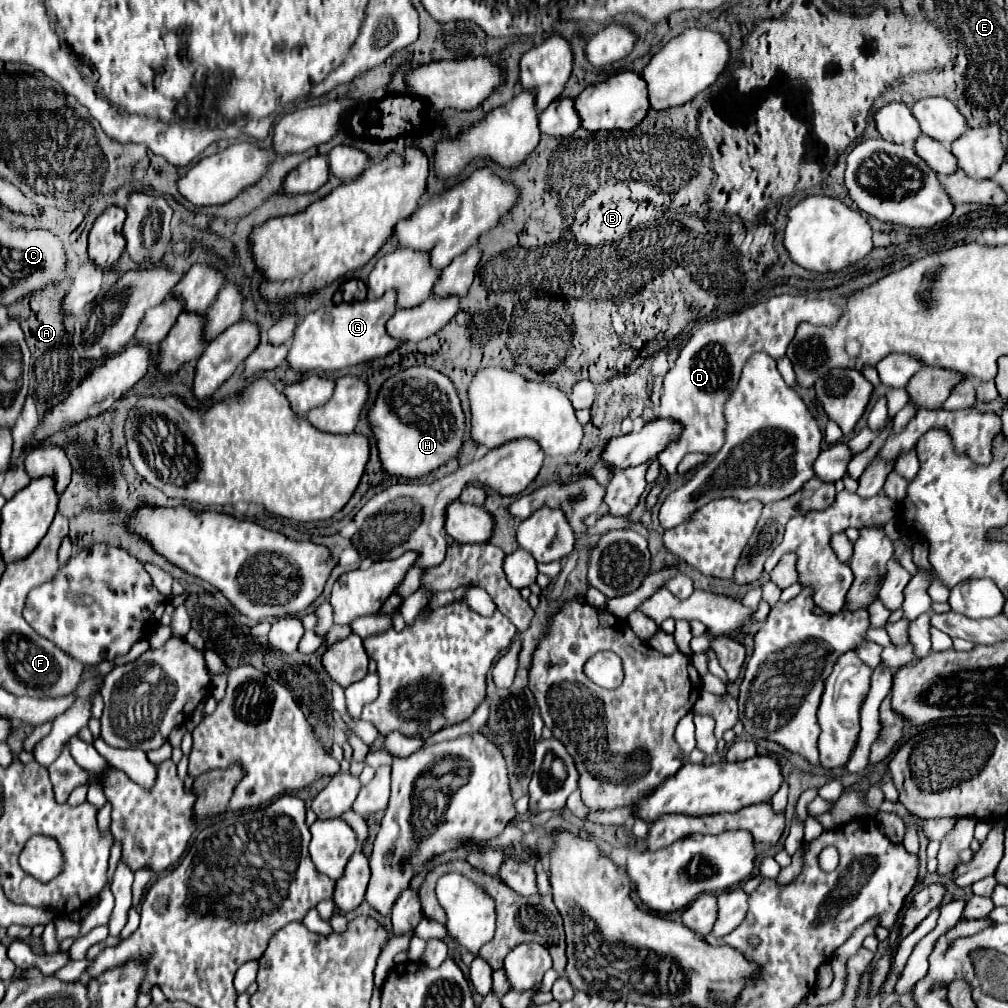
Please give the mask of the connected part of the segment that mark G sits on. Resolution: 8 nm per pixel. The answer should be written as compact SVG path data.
M386 291L386 295L382 295L380 299L374 299L370 295L360 303L322 305L320 309L308 313L304 321L296 325L286 361L296 373L308 373L312 369L336 371L384 357L402 345L402 341L396 341L386 333L386 321L392 317L394 311L396 311L394 291Z

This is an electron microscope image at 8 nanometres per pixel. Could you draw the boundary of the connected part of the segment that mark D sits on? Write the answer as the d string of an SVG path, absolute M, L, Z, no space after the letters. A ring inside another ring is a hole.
M776 295L764 303L736 311L724 319L708 321L704 327L694 331L686 347L680 351L674 367L664 377L660 399L662 403L658 409L660 417L672 417L686 427L682 437L678 441L672 441L658 457L668 475L676 473L676 467L686 453L700 451L714 455L724 445L724 403L736 389L740 371L750 355L764 351L778 361L786 355L798 323L808 321L812 325L834 325L840 313L840 303L808 299L802 295Z

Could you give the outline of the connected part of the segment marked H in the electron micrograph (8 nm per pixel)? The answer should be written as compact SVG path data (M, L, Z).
M410 367L388 379L368 413L378 439L380 461L390 475L418 479L456 459L464 443L466 415L450 377L430 367Z

